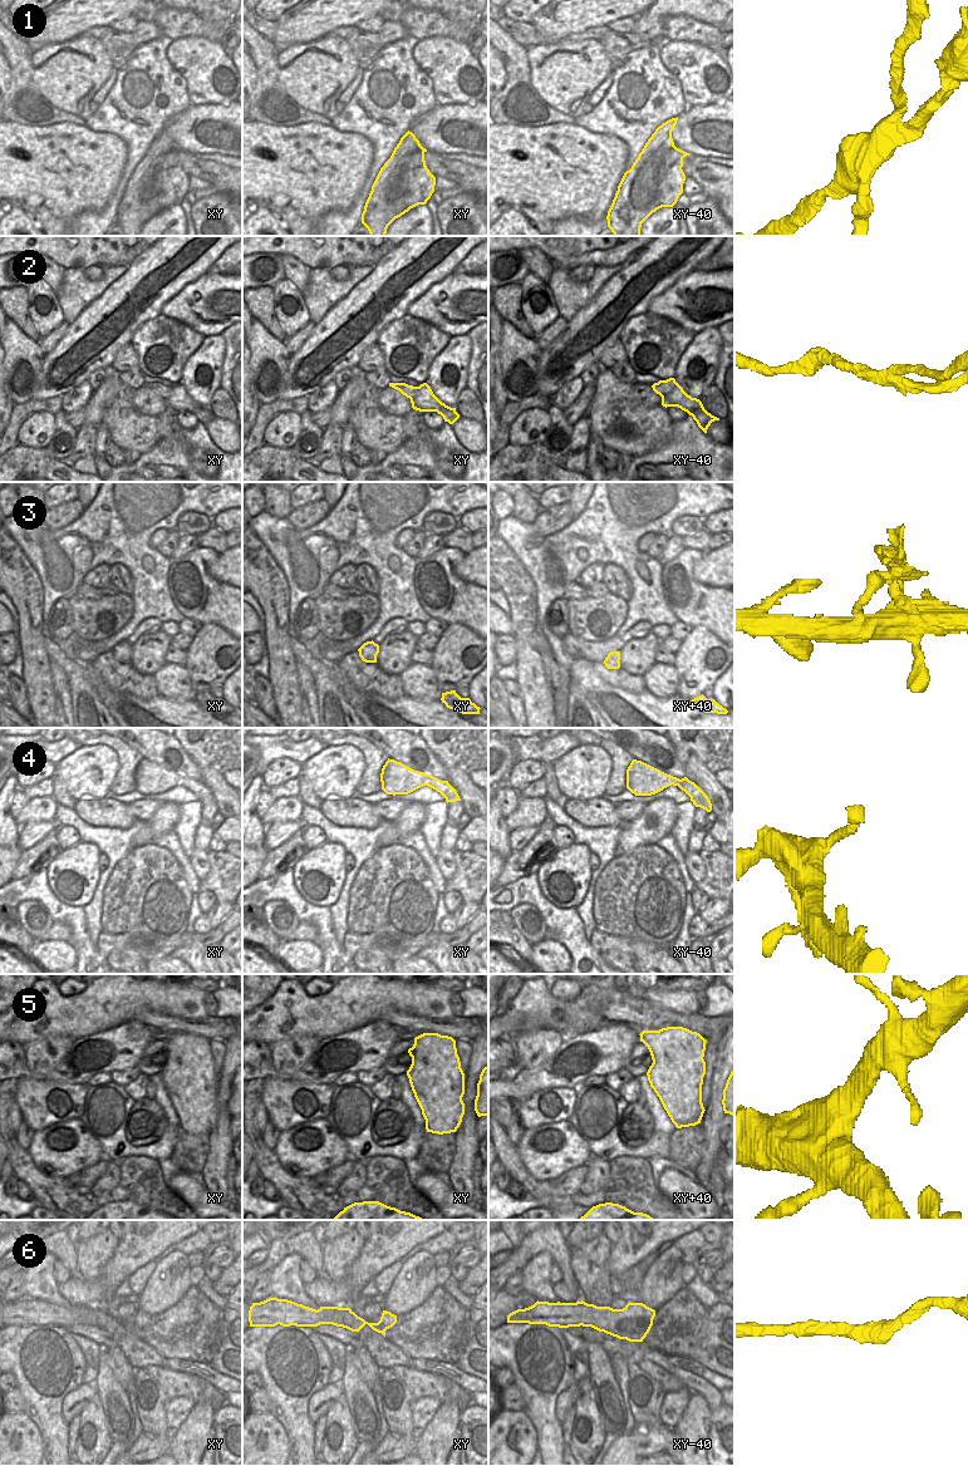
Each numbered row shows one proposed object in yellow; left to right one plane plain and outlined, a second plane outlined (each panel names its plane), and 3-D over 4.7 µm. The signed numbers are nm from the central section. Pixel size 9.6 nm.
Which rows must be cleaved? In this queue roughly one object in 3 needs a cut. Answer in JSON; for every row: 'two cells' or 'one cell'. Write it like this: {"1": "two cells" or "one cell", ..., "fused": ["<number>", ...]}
{"1": "two cells", "2": "two cells", "3": "two cells", "4": "one cell", "5": "one cell", "6": "one cell", "fused": ["1", "2", "3"]}

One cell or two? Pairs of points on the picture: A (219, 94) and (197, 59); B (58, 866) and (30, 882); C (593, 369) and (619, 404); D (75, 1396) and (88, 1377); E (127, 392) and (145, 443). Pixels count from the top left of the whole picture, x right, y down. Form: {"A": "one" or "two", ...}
{"A": "one", "B": "two", "C": "two", "D": "two", "E": "one"}

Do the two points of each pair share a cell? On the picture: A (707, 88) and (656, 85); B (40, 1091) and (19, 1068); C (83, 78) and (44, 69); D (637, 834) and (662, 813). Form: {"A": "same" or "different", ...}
{"A": "different", "B": "different", "C": "same", "D": "same"}

